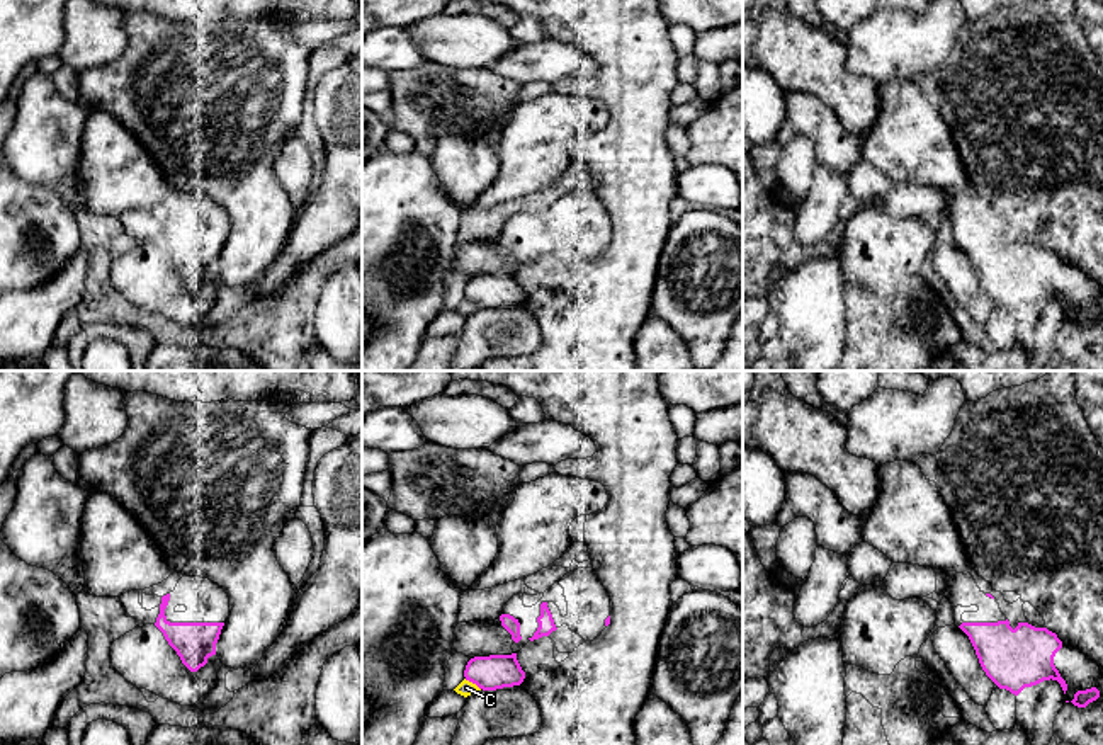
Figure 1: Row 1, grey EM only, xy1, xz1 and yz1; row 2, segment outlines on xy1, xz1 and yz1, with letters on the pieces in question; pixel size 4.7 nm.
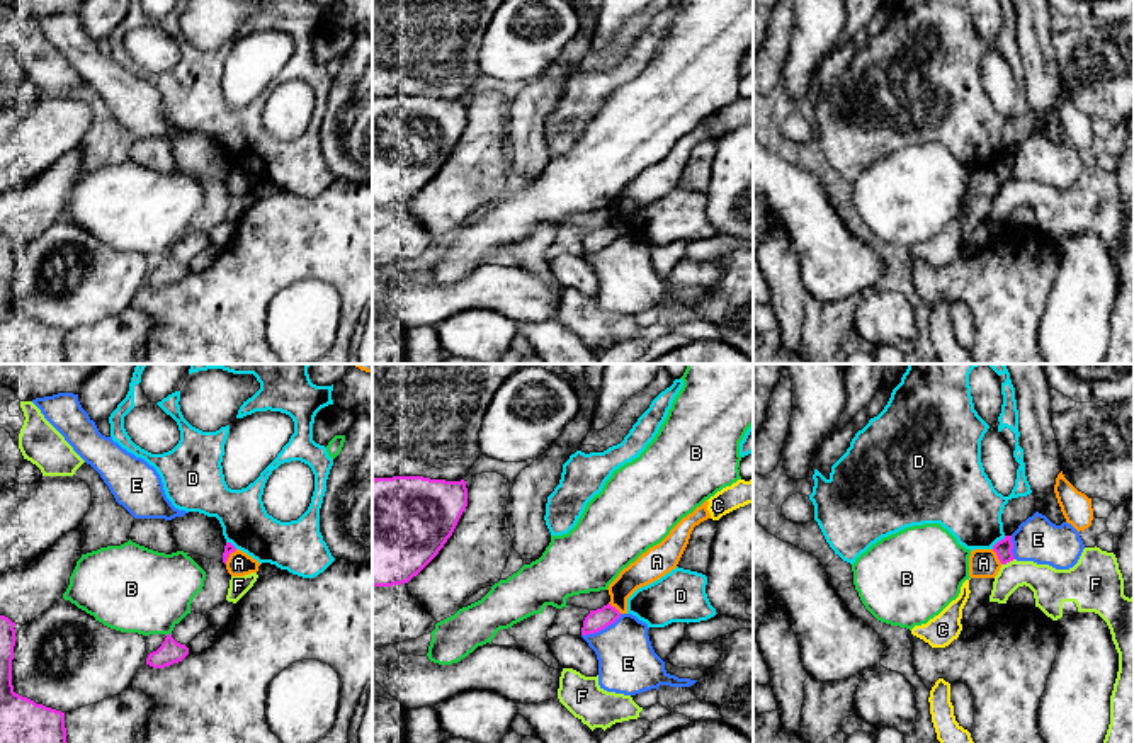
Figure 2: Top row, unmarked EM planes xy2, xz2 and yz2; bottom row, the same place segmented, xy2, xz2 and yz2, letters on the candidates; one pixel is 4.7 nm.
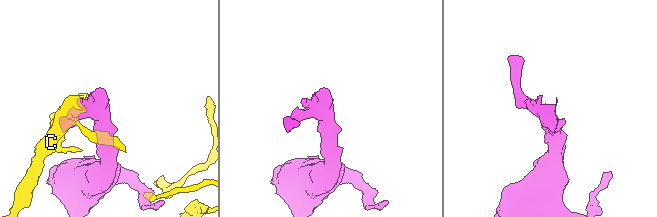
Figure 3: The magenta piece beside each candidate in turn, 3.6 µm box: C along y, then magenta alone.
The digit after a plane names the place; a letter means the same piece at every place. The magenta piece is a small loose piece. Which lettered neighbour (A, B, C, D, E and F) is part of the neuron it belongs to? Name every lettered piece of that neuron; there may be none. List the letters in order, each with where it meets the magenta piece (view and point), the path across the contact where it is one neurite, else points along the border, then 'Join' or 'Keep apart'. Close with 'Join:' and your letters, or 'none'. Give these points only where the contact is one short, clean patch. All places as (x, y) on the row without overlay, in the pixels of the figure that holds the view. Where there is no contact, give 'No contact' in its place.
A: Touches magenta at yz2 (997, 174). Boundary: yz2 (992, 169), (1002, 182). Keep apart
B: Touches magenta at xy2 (167, 254). Boundary: xy2 (170, 252), (165, 254). Keep apart
C: Touches magenta at xz1 (473, 301). Keep apart
D: Touches magenta at yz2 (998, 160). Boundary: yz2 (1005, 155), (992, 167). Keep apart
E: Touches magenta at xz2 (601, 249). Boundary: xz2 (621, 233), (604, 247), (582, 254). Keep apart
F: Touches magenta at yz2 (1007, 181). Boundary: yz2 (1014, 177), (1002, 184). Keep apart
Join: none

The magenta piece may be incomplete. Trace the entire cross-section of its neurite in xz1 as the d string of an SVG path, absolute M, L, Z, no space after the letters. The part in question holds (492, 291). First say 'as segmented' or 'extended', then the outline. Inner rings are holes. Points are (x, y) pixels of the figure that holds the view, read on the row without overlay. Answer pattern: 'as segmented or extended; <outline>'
as segmented; M517 272L489 274L471 277L466 284L464 296L483 310L496 310L520 304L525 291L517 279Z

